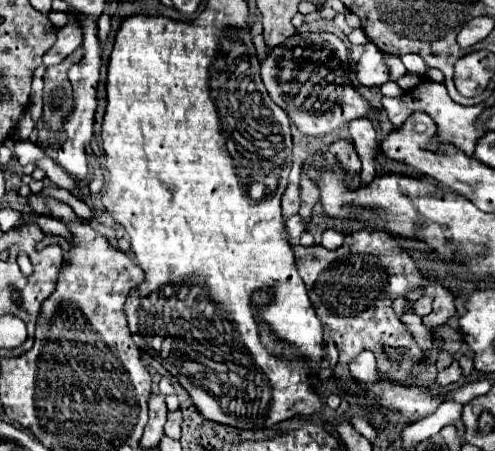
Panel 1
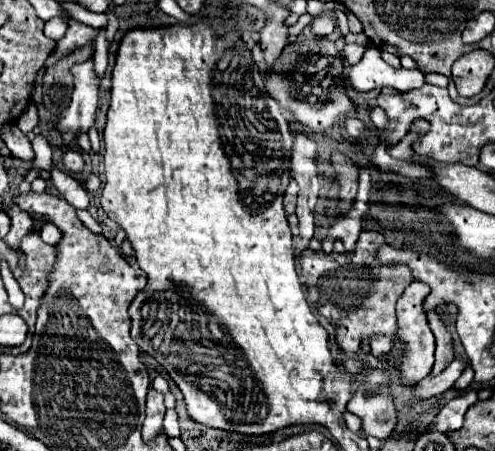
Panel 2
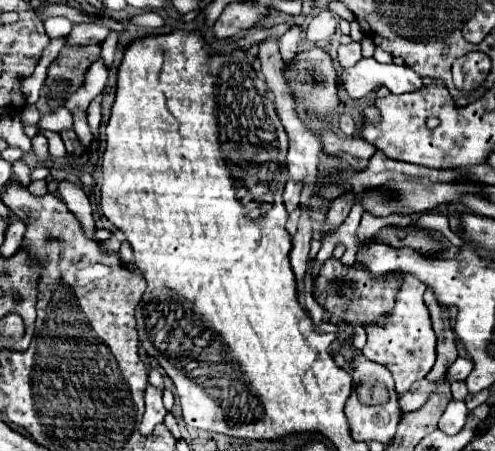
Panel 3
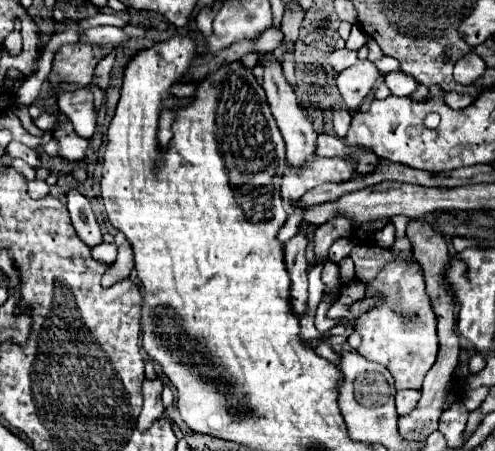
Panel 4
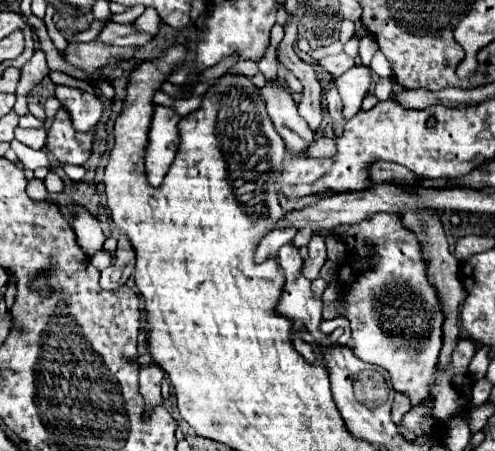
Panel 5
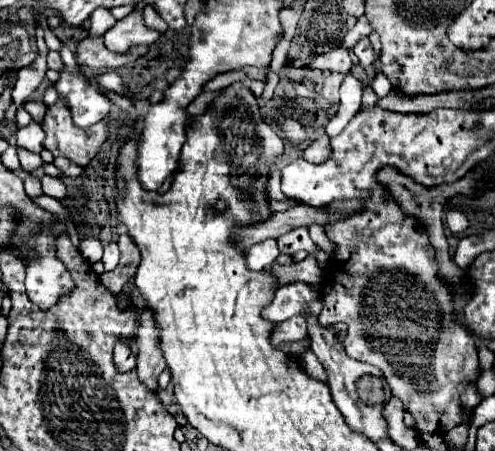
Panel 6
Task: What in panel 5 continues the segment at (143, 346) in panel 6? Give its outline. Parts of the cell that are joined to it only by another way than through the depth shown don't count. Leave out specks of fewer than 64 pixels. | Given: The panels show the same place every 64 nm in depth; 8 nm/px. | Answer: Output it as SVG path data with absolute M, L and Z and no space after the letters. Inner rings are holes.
M150 364L150 368L140 368L140 394L146 402L146 412L144 420L152 414L154 408L162 406L162 394L160 394L160 382L164 378L164 372L160 370L158 364Z

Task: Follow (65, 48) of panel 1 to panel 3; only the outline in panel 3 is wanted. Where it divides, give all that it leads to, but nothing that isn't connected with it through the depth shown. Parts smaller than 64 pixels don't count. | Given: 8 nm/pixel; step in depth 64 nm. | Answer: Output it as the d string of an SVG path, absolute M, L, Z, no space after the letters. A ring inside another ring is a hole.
M74 24L72 32L66 36L64 46L78 46L78 44L100 44L108 36L108 28L98 24Z

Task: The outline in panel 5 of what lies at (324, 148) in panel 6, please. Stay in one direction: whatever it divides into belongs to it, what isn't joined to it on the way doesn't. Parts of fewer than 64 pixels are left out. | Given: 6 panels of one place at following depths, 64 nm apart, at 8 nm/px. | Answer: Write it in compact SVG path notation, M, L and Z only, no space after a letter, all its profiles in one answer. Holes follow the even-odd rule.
M318 138L308 148L308 156L310 158L330 158L334 154L336 154L336 142L332 138Z

